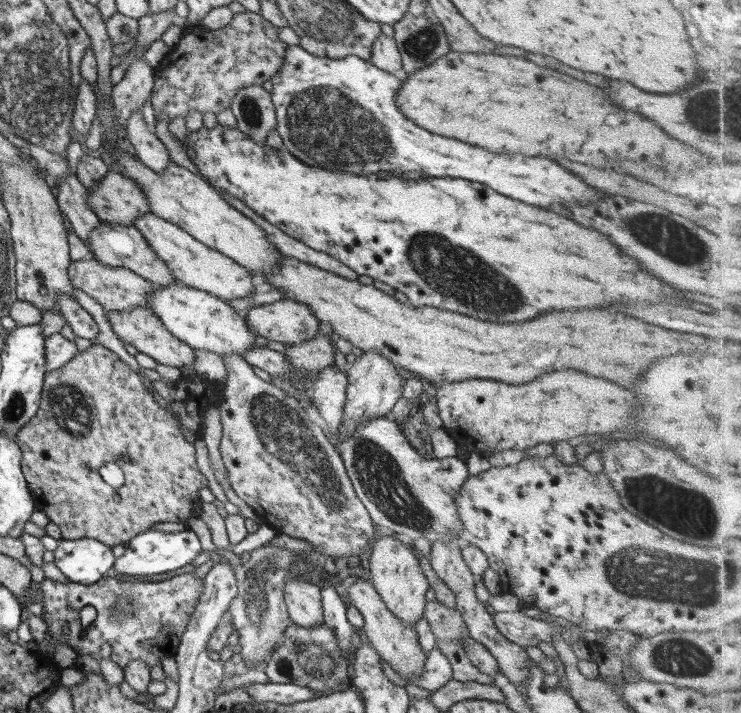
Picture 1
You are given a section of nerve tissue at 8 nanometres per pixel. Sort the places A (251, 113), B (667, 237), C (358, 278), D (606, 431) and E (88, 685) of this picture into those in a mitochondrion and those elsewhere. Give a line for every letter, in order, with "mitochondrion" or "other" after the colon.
A: mitochondrion
B: mitochondrion
C: other
D: other
E: other

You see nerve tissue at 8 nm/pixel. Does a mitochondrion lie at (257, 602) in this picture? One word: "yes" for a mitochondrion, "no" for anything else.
yes

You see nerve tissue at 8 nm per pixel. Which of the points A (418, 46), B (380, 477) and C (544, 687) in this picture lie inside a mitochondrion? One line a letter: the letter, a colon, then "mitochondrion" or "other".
A: mitochondrion
B: mitochondrion
C: other

